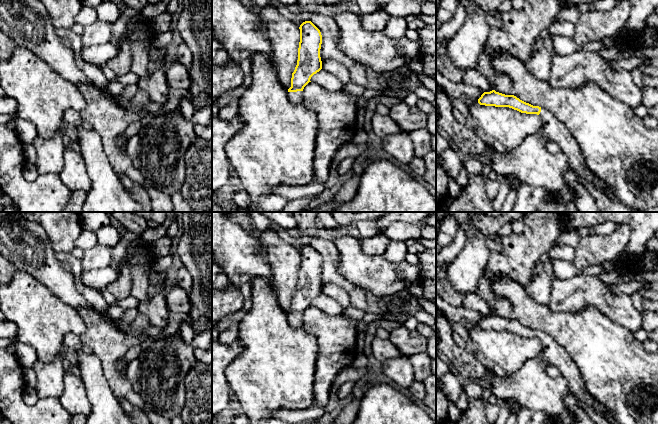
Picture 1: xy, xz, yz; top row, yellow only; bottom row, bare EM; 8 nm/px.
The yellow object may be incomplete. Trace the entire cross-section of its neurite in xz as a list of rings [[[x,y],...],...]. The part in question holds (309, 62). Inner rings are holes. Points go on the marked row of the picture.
[[[311,21],[303,22],[299,29],[298,60],[292,73],[291,87],[288,89],[288,96],[293,104],[304,101],[304,87],[311,82],[311,77],[322,69],[320,57],[322,35],[320,30]]]

